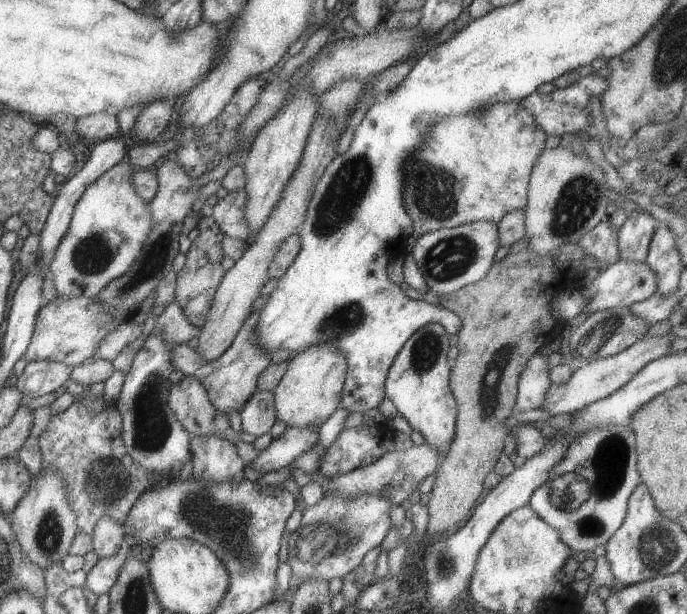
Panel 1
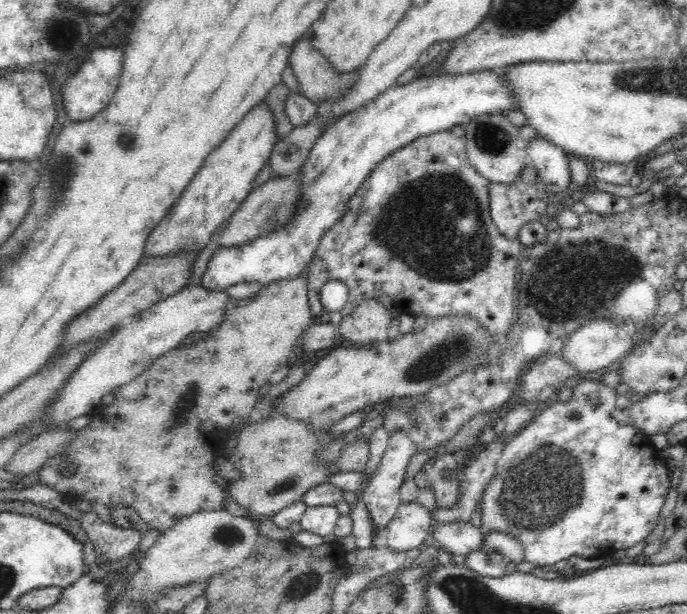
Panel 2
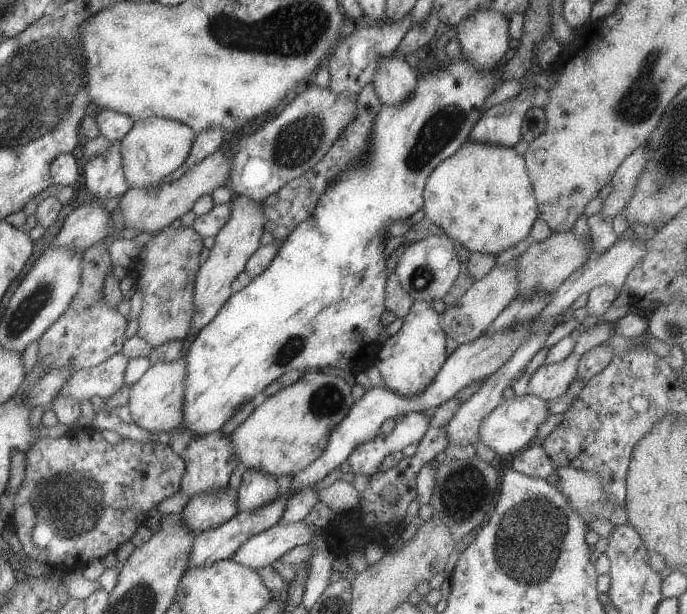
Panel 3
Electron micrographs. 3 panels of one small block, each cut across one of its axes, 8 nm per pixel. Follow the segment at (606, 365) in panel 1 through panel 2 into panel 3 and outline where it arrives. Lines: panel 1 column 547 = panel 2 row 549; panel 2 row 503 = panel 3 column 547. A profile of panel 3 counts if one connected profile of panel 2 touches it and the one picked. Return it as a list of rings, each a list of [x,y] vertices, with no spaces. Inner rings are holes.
[[[526,394],[515,397],[513,400],[503,401],[491,410],[479,424],[477,430],[477,442],[489,448],[499,456],[513,455],[525,448],[525,444],[536,436],[537,428],[544,422],[549,415],[547,411],[547,401],[543,401],[534,395]]]

